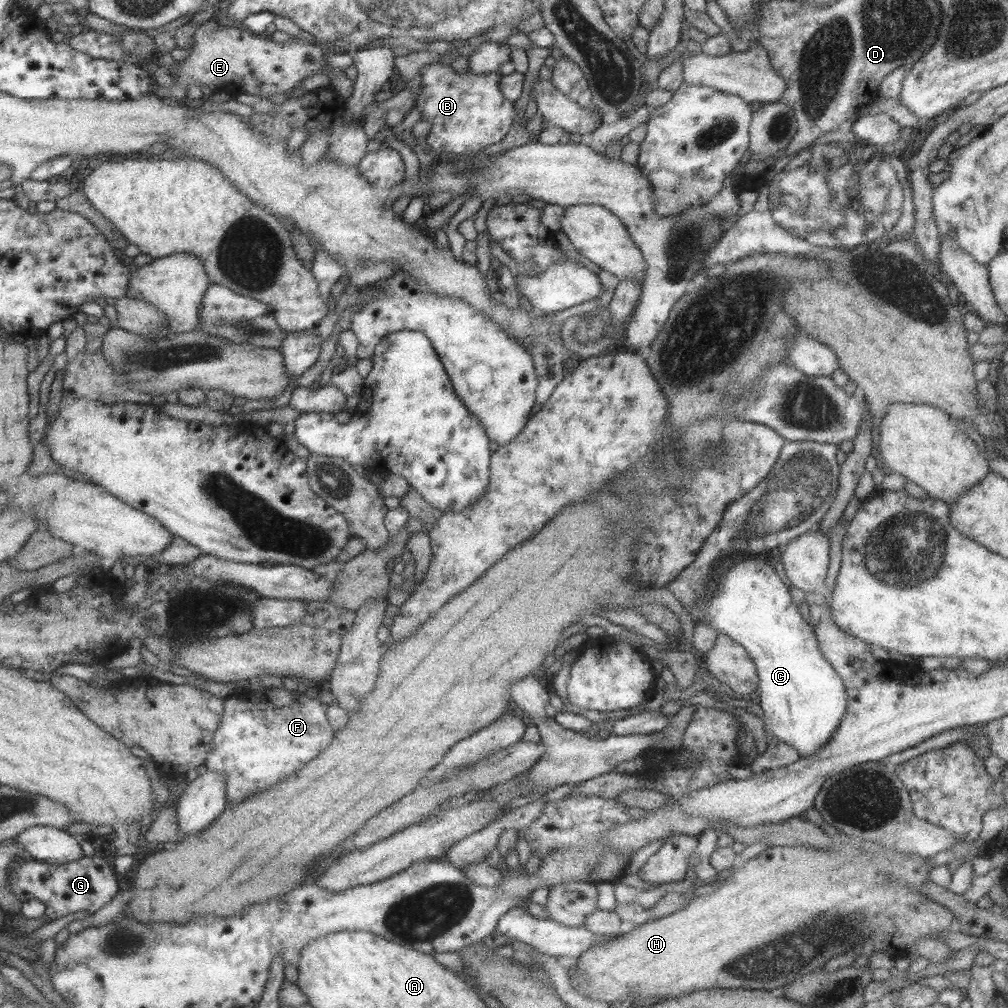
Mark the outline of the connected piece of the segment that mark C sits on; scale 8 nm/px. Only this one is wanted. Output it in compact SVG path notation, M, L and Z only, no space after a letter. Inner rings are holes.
M749 556L743 557L740 562L734 563L727 572L722 573L721 576L716 577L716 584L714 588L710 588L710 594L706 595L705 601L699 604L699 613L694 616L695 619L704 620L709 626L713 627L717 633L724 634L731 640L740 644L745 652L749 655L749 658L755 665L755 670L758 676L758 683L756 690L760 693L760 707L763 712L764 725L771 732L772 736L775 736L777 740L785 742L792 748L794 748L799 756L804 757L812 755L817 749L824 747L833 729L839 724L841 718L843 718L846 705L845 687L841 682L841 677L831 668L831 665L822 657L821 651L818 647L817 639L814 635L814 629L809 625L808 621L805 621L798 611L798 607L793 604L793 600L789 597L789 590L785 586L784 582L780 579L780 576L776 573L776 570L763 561L762 557Z

